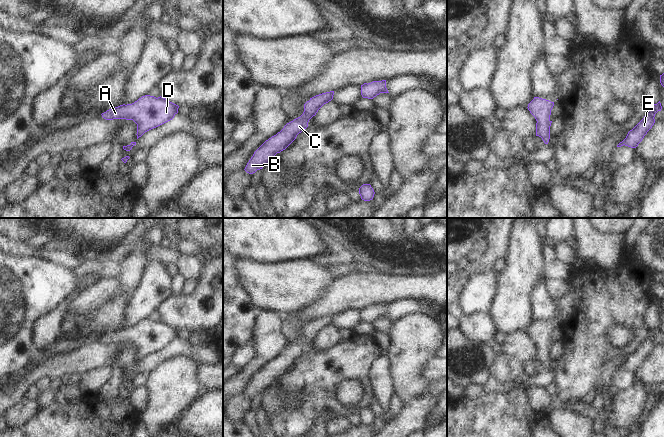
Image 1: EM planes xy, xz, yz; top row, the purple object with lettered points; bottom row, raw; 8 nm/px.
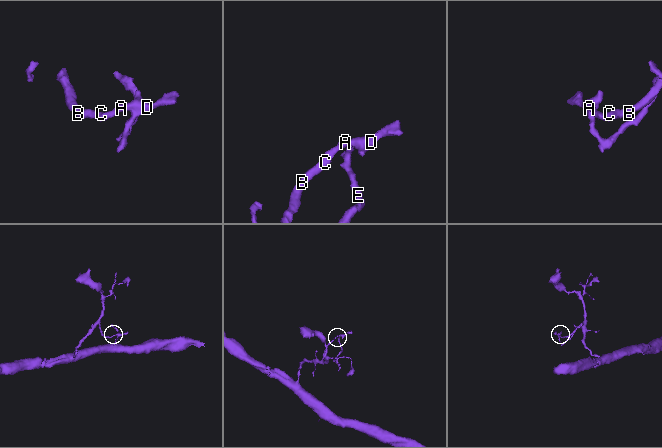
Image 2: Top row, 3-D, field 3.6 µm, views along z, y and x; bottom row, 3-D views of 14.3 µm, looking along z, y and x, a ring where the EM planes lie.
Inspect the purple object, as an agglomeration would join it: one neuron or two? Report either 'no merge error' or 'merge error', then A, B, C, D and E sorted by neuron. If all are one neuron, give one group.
no merge error; groups A B C D E

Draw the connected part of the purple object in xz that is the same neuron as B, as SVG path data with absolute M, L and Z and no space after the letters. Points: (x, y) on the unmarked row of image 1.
M334 315L322 317L310 322L304 328L303 338L287 347L276 359L266 364L253 378L245 391L249 398L255 397L268 389L277 377L285 374L308 351L309 344L316 339L318 334L333 323Z

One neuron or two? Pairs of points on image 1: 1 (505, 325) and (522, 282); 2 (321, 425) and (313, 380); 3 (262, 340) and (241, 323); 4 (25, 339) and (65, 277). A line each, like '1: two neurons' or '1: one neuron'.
1: one neuron
2: two neurons
3: two neurons
4: one neuron

